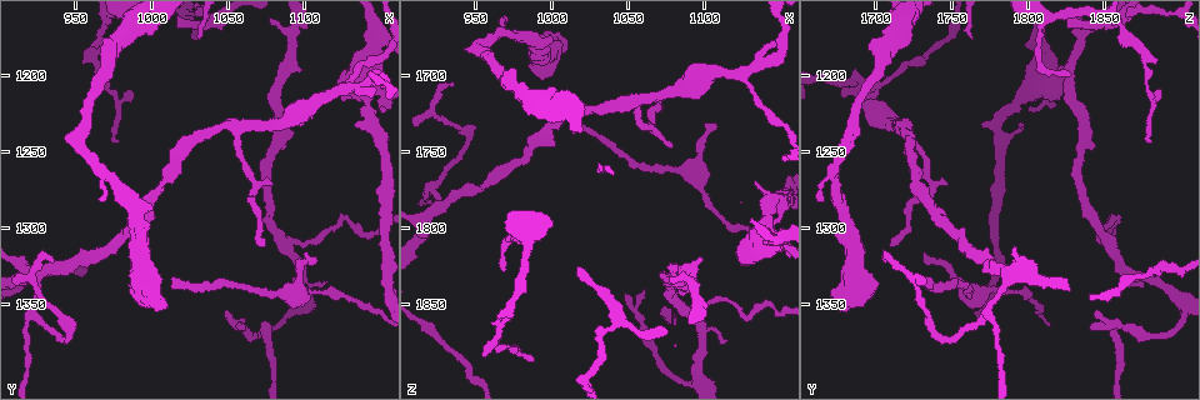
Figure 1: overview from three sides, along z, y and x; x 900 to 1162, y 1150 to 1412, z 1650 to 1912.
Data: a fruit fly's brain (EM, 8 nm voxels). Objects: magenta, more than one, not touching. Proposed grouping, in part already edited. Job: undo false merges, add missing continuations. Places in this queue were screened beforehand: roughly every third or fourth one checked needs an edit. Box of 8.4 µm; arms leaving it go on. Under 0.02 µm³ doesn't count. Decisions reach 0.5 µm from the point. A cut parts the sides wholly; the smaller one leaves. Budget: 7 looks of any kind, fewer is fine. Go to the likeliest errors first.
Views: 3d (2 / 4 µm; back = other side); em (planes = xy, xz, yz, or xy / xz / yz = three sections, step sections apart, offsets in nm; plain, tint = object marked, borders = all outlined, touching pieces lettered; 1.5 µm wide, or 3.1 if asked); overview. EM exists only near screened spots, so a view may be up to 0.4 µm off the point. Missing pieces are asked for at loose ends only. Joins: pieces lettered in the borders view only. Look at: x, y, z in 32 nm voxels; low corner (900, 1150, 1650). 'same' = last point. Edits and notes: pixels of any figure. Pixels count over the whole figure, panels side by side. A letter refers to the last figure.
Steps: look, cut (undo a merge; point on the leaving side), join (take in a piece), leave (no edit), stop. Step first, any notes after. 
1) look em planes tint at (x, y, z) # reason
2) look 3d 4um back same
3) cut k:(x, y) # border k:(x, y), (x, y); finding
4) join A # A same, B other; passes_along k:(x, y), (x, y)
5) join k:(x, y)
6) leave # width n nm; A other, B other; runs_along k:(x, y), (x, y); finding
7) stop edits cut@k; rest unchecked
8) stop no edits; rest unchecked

look 3d 4um at (1010, 1354, 1680) # free end

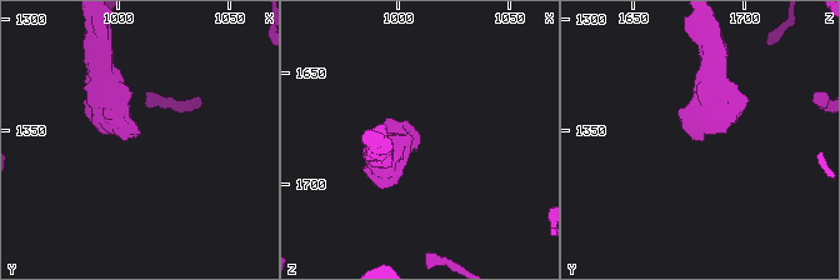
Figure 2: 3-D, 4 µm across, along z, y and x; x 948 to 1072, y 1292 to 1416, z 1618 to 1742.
look em xy step 8 borders at (1010, 1352, 1678)

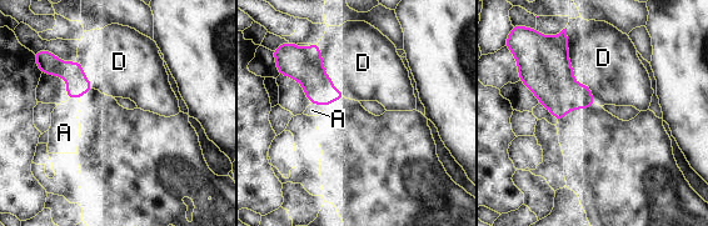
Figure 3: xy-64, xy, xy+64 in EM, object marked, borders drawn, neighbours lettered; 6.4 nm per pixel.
leave # A other, D other; none of them fits

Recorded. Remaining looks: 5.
look 3d 2um at (1090, 1314, 1856) # calibre changes

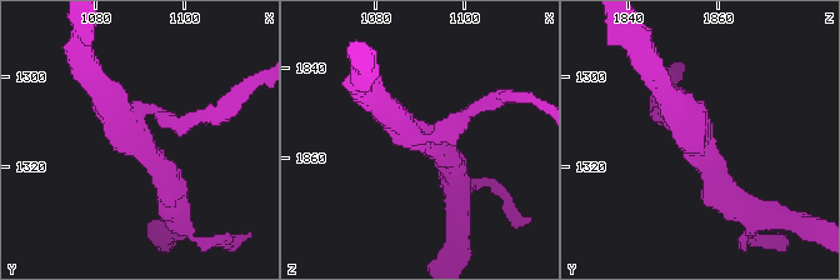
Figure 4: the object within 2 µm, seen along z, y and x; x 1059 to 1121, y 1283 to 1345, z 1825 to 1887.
look em planes tint at (1090, 1312, 1855) # arms 3; shape alone is not enough

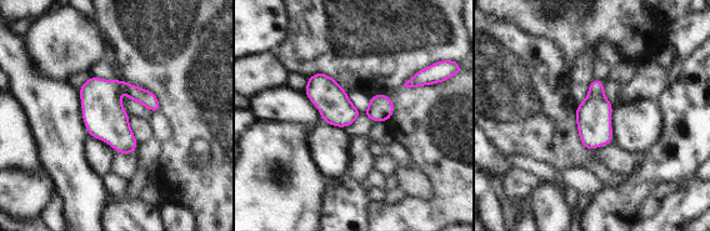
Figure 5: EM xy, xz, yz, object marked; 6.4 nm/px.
look em planes borders same

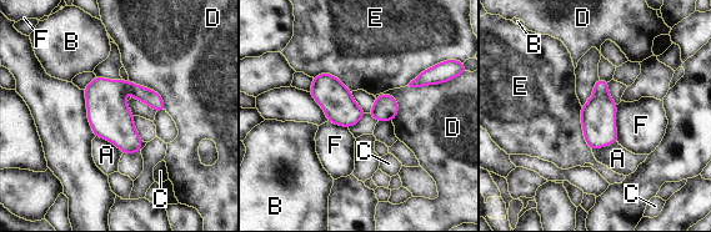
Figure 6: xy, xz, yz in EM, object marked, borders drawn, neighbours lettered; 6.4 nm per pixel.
leave # A other, B other, C other, D other, E other, F other; border 6:(580, 106), (582, 136), (590, 149); all the same neuron

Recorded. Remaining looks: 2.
look 3d 4um at (1066, 1274, 1738)

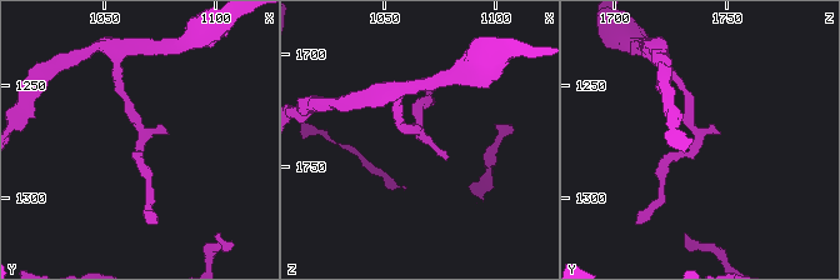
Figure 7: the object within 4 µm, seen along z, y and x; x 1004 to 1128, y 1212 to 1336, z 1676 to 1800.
look em planes borders at (1066, 1275, 1737)

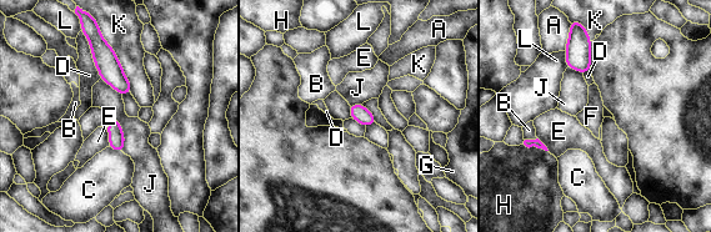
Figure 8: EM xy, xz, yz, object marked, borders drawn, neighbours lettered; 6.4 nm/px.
leave # A other, B other, C other, D other, E other, F other, G other, H other, J other, K other, L other; border 8:(348, 105), (351, 117); all the same neuron

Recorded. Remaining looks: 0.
stop no edits; rest unchecked

